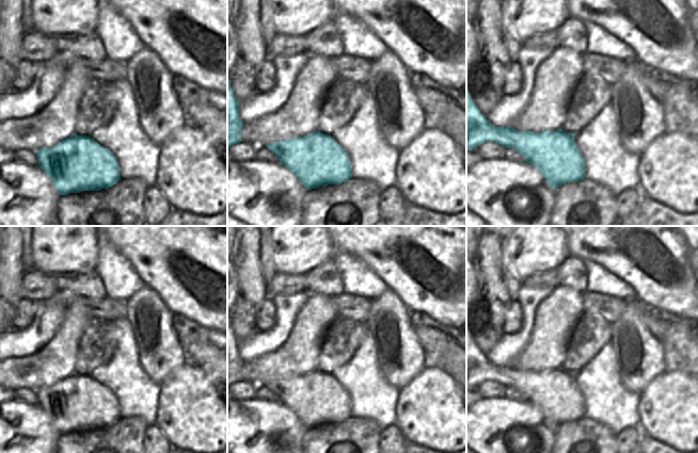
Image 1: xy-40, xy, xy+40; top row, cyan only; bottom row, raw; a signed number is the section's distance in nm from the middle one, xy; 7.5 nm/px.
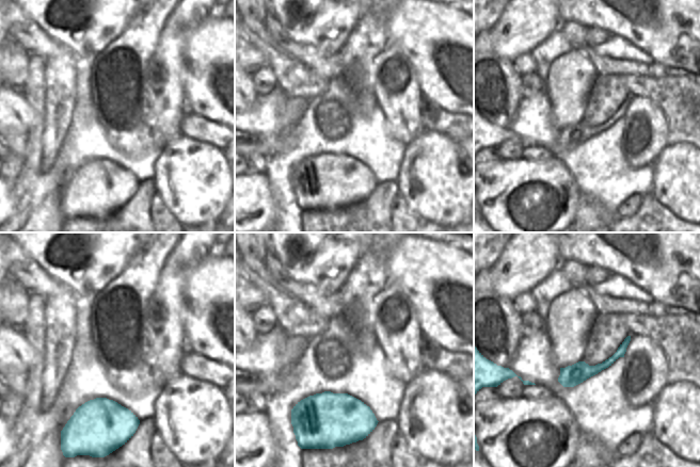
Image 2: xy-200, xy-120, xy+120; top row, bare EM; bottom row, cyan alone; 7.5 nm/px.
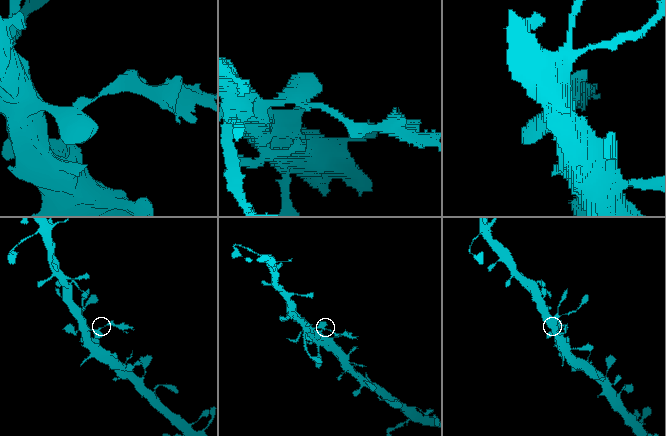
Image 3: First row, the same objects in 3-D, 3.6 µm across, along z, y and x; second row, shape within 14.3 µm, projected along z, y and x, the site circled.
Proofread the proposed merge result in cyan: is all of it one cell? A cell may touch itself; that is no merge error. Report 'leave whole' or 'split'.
split

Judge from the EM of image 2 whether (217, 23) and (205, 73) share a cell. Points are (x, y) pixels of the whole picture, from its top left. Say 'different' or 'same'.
same

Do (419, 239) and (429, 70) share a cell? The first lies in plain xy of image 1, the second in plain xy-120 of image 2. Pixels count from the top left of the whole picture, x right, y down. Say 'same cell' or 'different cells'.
same cell

